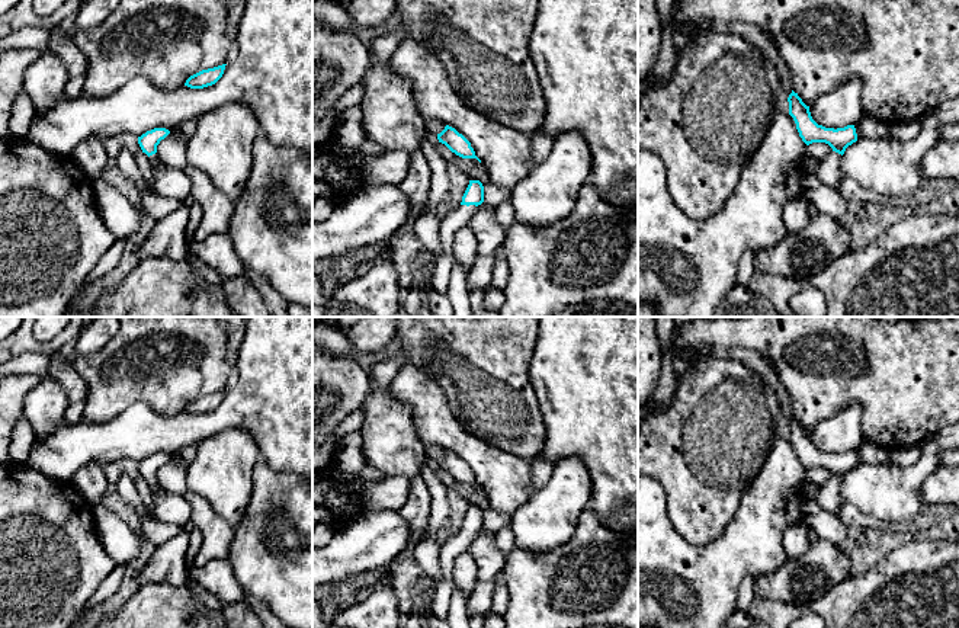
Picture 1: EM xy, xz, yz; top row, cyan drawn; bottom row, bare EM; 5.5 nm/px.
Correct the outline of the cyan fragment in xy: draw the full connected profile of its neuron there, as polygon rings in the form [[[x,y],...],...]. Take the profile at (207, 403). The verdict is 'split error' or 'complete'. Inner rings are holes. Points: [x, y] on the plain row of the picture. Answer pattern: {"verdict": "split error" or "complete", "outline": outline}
{"verdict": "complete", "outline": [[[227,390],[214,392],[214,394],[208,394],[208,395],[202,395],[193,401],[190,401],[185,411],[190,413],[190,414],[203,414],[208,411],[215,410],[224,400]]]}

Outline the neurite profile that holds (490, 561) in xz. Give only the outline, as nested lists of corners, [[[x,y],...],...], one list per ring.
[[[485,526],[477,532],[468,551],[477,563],[477,584],[468,596],[468,612],[469,615],[488,613],[497,576],[504,570],[506,557],[494,545],[494,531]]]

